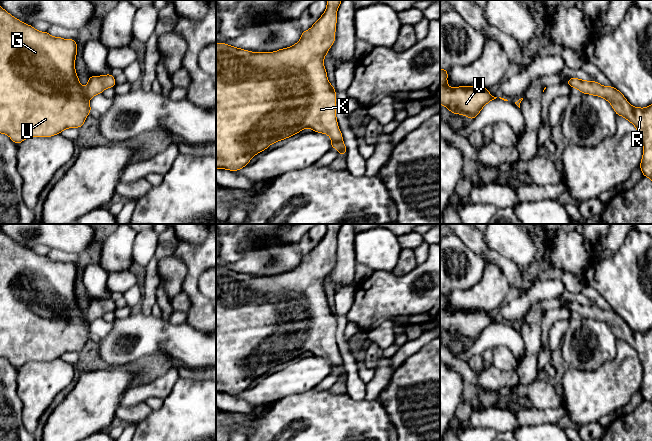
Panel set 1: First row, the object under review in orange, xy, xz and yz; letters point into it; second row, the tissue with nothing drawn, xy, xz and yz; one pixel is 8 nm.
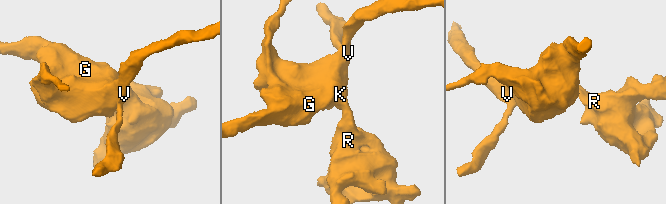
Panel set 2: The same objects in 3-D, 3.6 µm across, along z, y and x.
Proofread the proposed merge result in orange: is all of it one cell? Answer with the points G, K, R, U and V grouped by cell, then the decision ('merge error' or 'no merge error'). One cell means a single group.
G K R U V | no merge error

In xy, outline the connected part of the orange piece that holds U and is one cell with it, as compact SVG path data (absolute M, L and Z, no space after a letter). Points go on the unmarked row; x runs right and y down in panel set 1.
M0 230L0 357L8 359L17 369L27 362L32 361L51 361L61 357L66 352L80 352L86 341L92 335L89 324L106 312L111 312L116 309L115 302L109 297L108 299L90 300L88 308L83 311L75 295L75 282L77 279L77 267L74 263L63 263L61 261L53 261L48 256L36 254L31 249L16 243Z

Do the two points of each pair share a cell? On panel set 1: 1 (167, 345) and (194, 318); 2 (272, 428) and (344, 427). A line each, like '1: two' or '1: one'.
1: two
2: one

